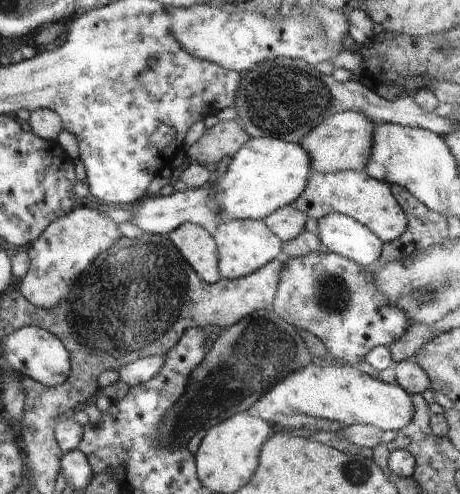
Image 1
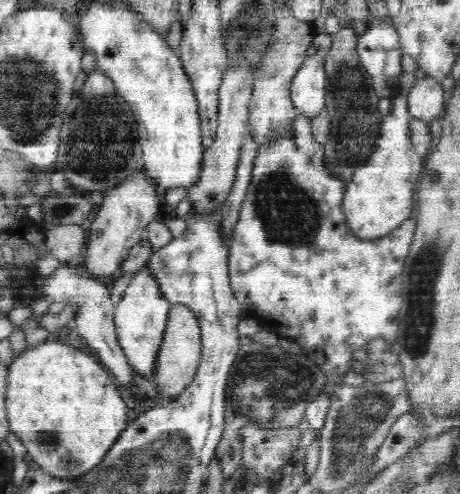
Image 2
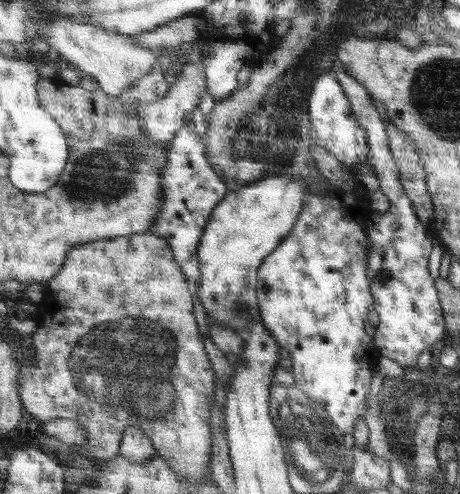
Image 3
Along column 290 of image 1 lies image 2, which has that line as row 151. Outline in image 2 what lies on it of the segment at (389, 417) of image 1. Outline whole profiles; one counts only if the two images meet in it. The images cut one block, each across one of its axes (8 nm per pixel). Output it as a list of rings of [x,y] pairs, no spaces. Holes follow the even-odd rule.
[[[398,92],[392,96],[392,114],[384,118],[384,132],[380,136],[376,152],[372,154],[372,160],[364,168],[358,168],[350,178],[350,184],[344,186],[340,206],[342,224],[354,238],[362,242],[390,236],[394,230],[400,230],[400,226],[412,216],[414,186],[422,178],[424,164],[414,144],[410,142],[408,122],[408,96]]]

